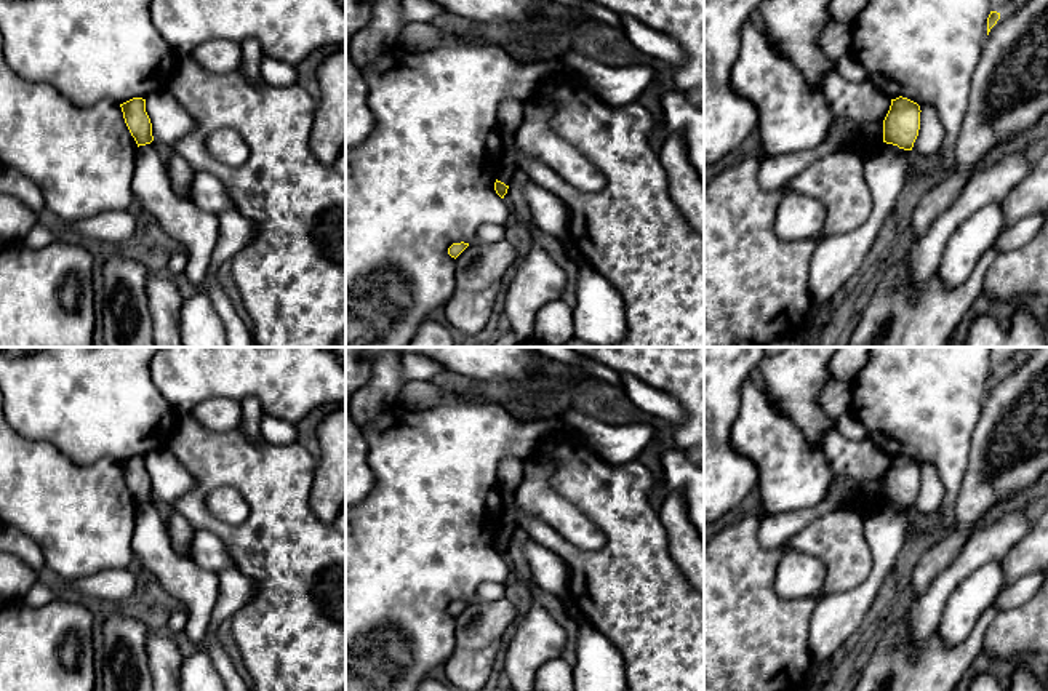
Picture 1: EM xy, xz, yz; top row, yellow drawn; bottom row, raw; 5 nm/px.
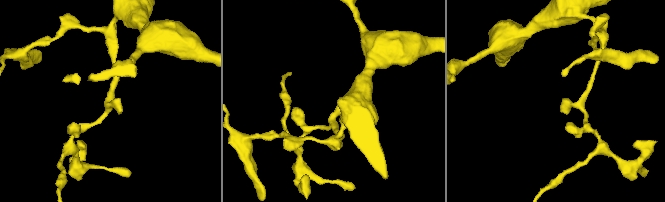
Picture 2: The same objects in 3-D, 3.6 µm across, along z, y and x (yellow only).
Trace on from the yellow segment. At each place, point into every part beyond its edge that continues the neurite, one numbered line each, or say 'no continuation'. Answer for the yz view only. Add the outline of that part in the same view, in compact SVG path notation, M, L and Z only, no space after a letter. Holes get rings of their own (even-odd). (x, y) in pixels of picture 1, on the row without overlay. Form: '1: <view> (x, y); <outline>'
no continuation

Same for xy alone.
no continuation

